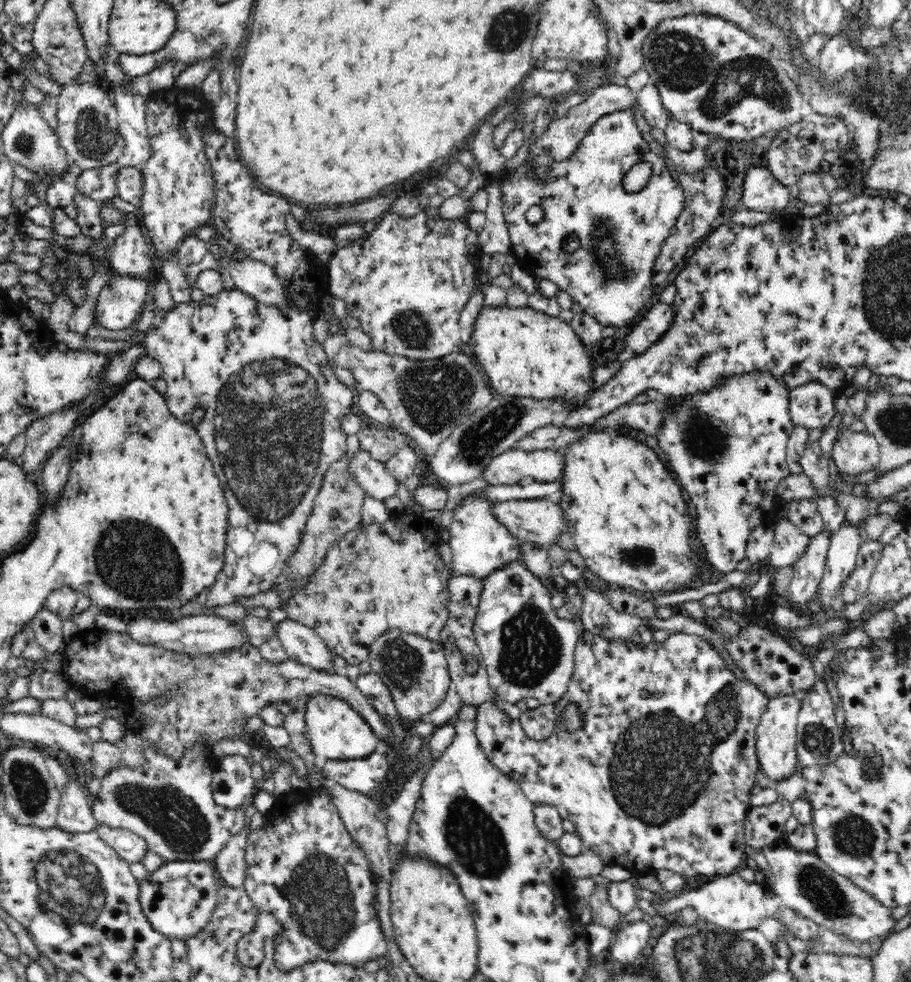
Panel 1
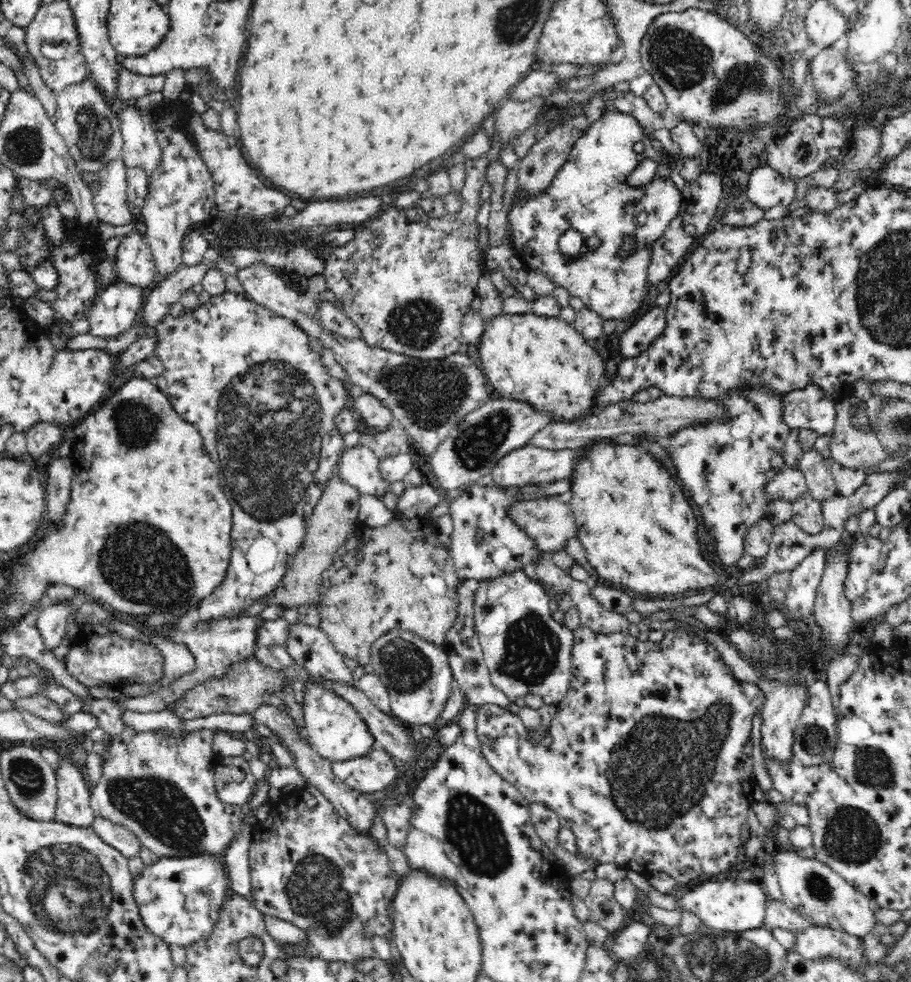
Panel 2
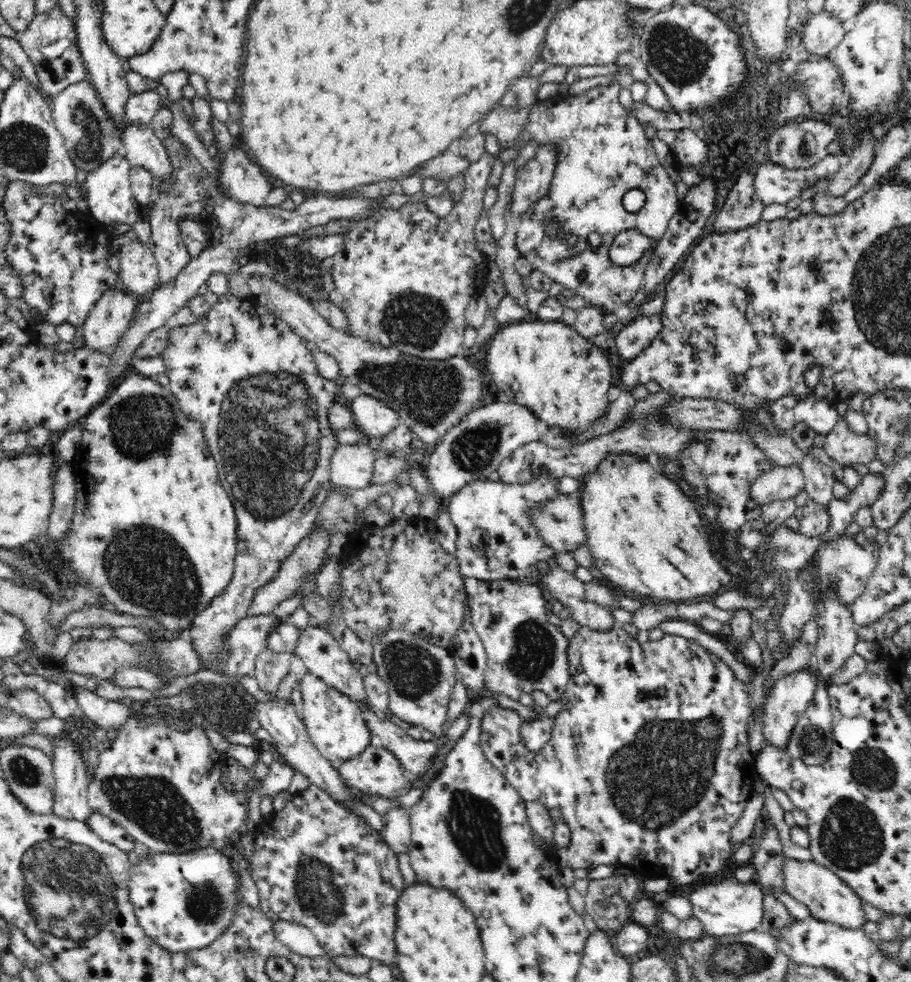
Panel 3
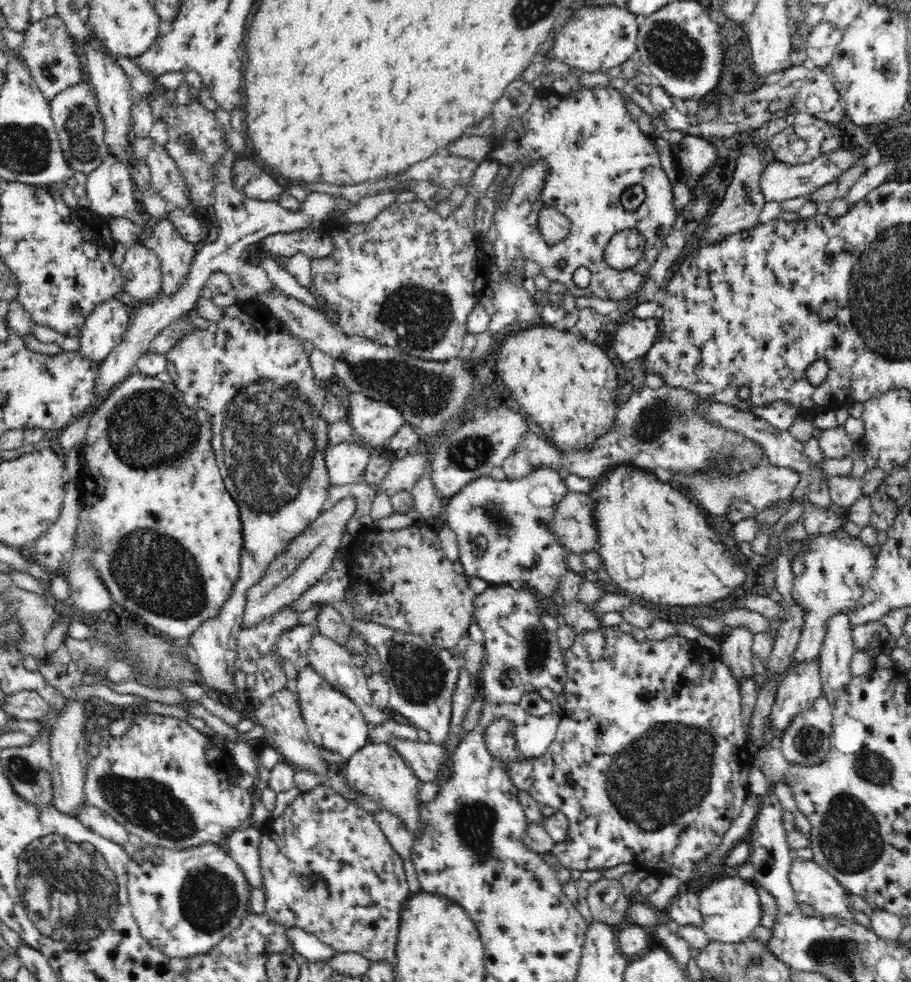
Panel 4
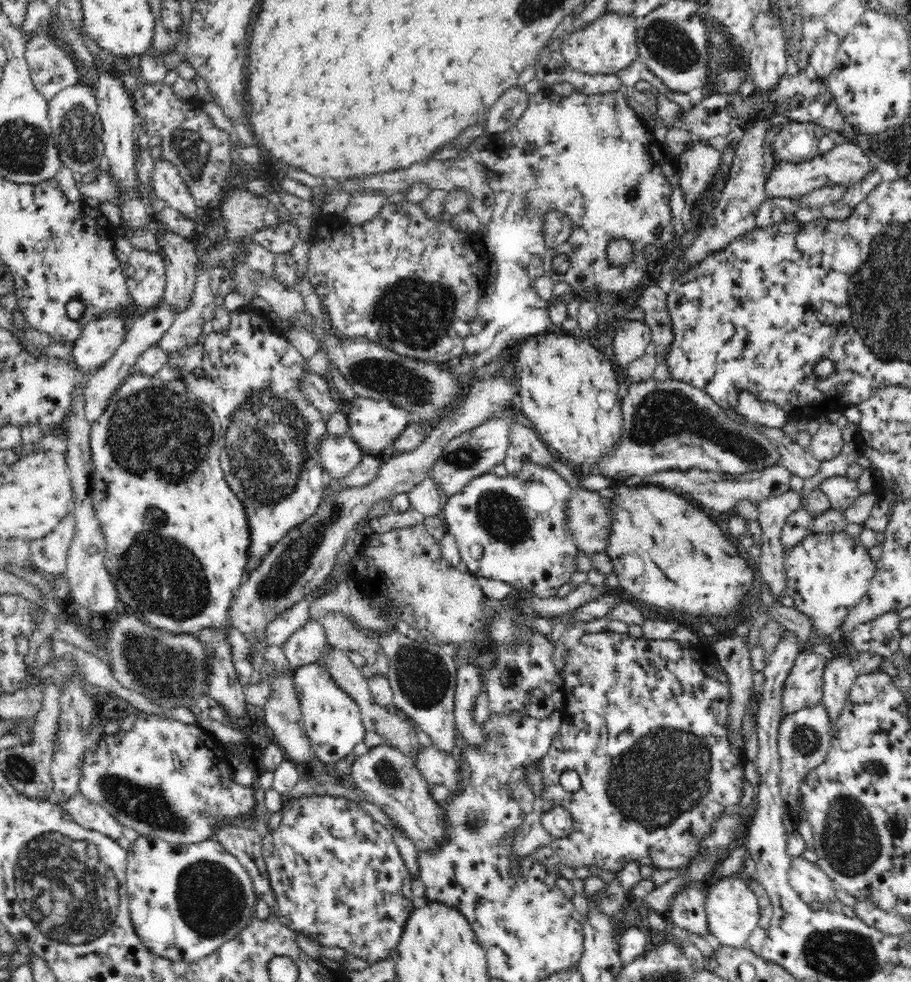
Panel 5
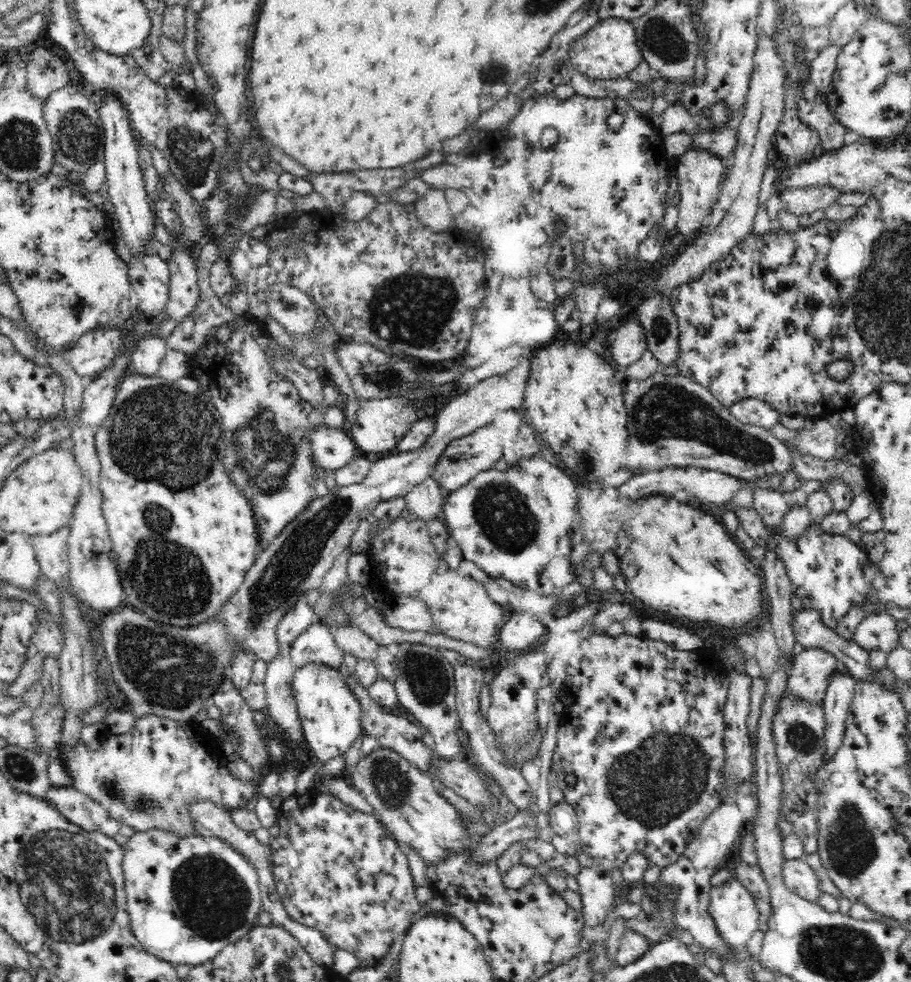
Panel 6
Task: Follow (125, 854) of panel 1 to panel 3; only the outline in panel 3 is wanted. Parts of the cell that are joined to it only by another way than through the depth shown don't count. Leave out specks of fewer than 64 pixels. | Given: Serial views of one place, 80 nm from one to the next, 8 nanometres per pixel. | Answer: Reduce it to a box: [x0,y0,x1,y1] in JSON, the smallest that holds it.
[85,810,135,852]

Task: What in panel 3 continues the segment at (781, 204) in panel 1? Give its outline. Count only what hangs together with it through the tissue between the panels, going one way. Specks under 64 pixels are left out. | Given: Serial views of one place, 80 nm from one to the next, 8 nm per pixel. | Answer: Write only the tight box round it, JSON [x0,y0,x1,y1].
[756,150,848,206]

